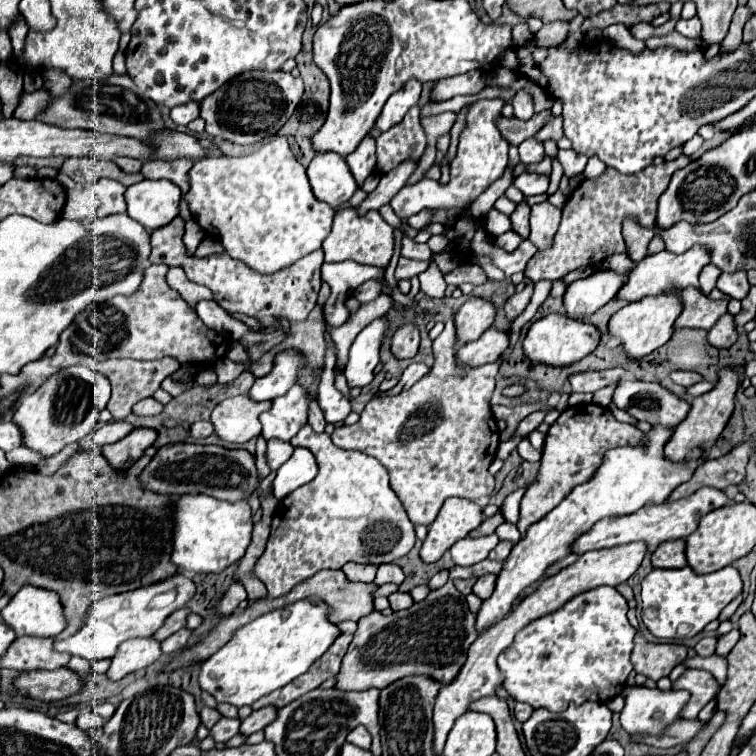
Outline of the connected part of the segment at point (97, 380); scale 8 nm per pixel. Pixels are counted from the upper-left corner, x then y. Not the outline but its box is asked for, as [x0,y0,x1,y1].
[12,366,110,458]

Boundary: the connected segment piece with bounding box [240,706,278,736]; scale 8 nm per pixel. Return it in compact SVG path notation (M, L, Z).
M272 706L252 712L246 720L242 720L242 724L240 724L240 734L242 734L242 736L250 736L250 734L262 730L264 726L268 726L268 724L276 718L276 712L278 712L278 710L272 708Z

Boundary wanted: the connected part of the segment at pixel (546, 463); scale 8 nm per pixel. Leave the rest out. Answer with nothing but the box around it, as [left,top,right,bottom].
[516,404,642,538]

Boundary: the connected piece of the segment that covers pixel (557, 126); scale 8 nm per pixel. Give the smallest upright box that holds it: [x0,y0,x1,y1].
[534,118,562,142]

